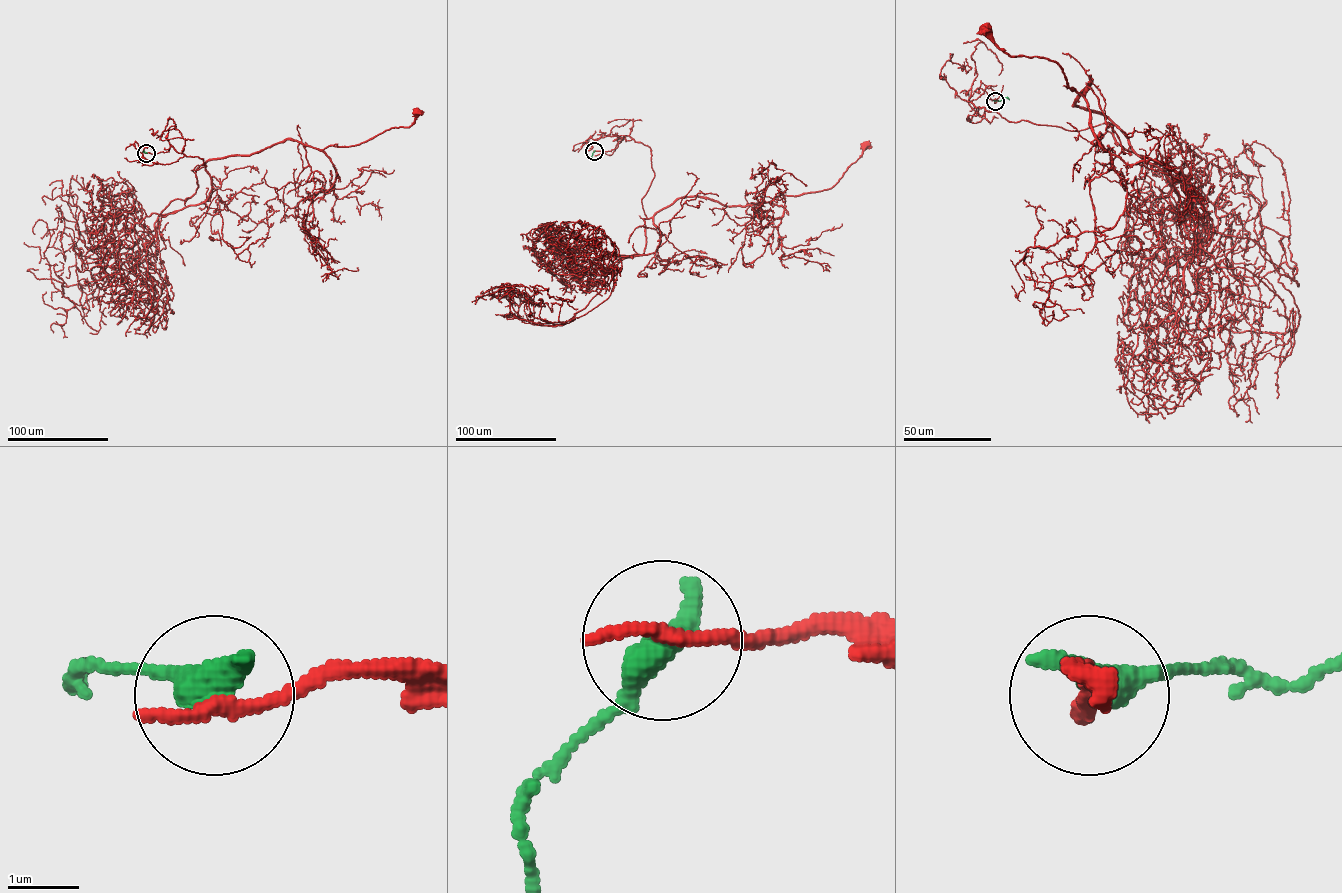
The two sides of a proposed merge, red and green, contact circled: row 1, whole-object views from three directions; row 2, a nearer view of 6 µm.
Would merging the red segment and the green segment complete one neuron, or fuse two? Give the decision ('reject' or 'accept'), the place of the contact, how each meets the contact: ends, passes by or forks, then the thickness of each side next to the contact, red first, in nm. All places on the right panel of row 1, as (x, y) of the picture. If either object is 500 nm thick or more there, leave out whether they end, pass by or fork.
reject; place (995, 101); calibres 240 and 500 nm

